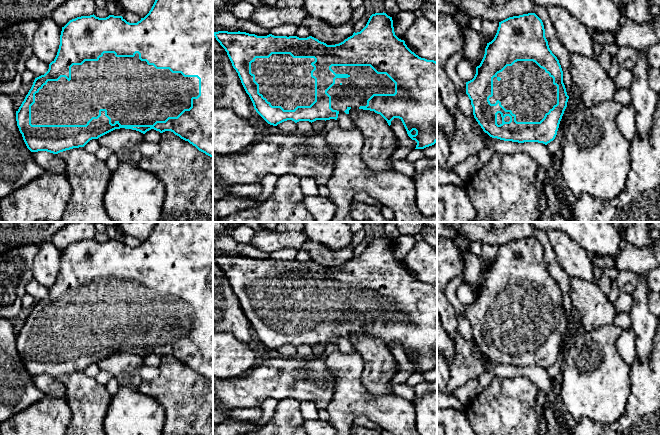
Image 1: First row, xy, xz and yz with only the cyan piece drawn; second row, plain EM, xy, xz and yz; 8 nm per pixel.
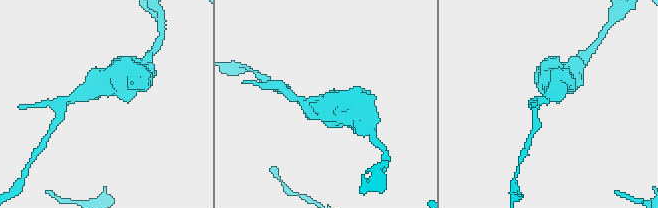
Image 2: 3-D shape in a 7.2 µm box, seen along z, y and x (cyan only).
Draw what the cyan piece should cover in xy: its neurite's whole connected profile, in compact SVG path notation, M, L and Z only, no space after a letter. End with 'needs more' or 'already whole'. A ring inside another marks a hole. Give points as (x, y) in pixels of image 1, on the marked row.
M155 0L151 10L137 23L129 23L122 16L106 18L81 16L70 20L62 27L60 45L48 71L35 78L31 89L19 109L16 121L27 148L31 152L47 151L53 154L84 147L90 140L120 128L132 129L145 134L154 129L163 133L171 131L188 141L199 151L213 157L213 0Z; needs more

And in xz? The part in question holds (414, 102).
M384 12L372 14L360 32L335 45L327 45L312 36L257 36L240 31L218 31L213 35L227 52L254 109L270 125L277 126L287 120L295 123L337 120L340 111L349 114L351 108L363 109L380 114L389 126L394 118L399 118L408 136L417 142L415 149L437 142L437 62L412 52L395 35L392 17Z; needs more

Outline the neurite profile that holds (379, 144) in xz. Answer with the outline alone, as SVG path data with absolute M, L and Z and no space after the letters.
M351 108L349 116L364 137L361 151L364 164L378 172L393 170L390 159L398 141L387 121L380 114L363 109Z

